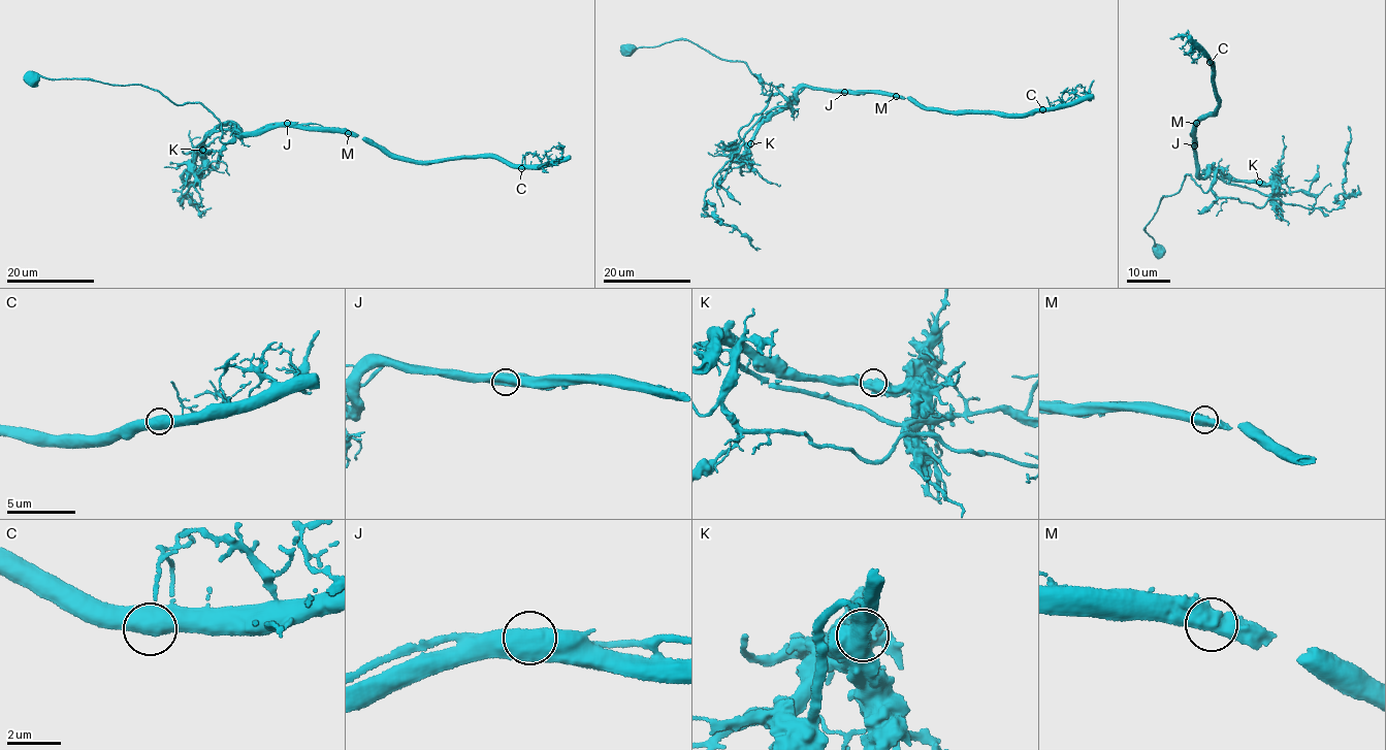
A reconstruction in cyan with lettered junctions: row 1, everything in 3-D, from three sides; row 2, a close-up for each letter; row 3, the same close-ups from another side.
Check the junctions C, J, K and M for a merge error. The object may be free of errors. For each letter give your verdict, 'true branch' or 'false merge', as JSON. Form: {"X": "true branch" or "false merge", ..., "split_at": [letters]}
{"C": "true branch", "J": "false merge", "K": "true branch", "M": "true branch", "split_at": ["J"]}

